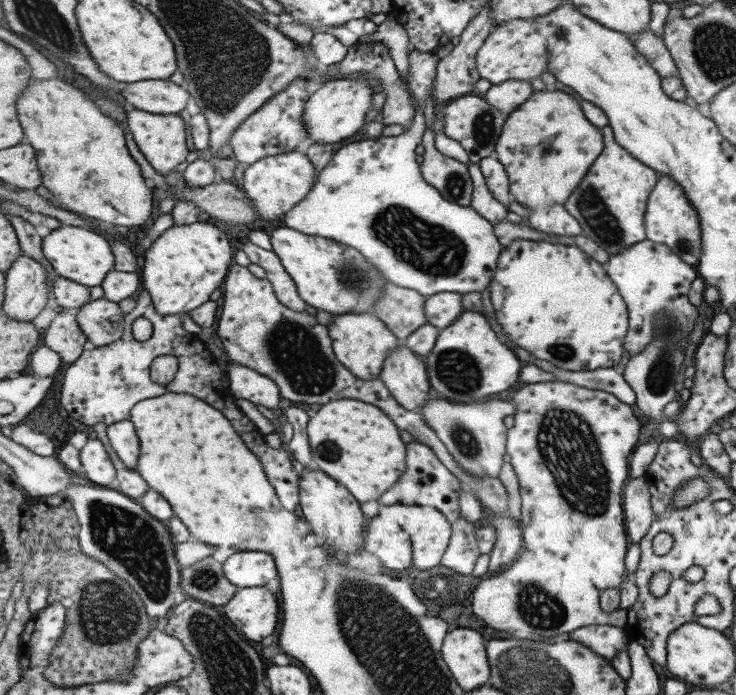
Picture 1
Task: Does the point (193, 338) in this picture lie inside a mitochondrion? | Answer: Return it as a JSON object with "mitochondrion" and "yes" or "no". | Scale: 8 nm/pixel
{"mitochondrion":"no"}

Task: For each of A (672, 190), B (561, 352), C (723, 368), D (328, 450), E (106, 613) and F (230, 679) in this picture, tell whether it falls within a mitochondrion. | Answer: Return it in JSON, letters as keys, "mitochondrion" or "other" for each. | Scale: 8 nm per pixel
{"A":"other","B":"mitochondrion","C":"other","D":"mitochondrion","E":"mitochondrion","F":"mitochondrion"}

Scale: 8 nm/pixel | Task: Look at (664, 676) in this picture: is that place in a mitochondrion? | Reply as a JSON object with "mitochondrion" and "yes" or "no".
{"mitochondrion":"no"}

